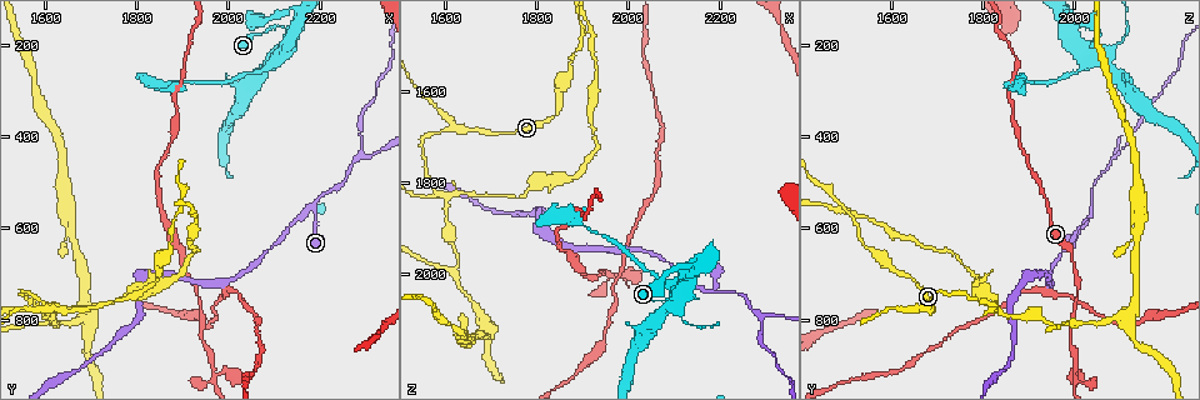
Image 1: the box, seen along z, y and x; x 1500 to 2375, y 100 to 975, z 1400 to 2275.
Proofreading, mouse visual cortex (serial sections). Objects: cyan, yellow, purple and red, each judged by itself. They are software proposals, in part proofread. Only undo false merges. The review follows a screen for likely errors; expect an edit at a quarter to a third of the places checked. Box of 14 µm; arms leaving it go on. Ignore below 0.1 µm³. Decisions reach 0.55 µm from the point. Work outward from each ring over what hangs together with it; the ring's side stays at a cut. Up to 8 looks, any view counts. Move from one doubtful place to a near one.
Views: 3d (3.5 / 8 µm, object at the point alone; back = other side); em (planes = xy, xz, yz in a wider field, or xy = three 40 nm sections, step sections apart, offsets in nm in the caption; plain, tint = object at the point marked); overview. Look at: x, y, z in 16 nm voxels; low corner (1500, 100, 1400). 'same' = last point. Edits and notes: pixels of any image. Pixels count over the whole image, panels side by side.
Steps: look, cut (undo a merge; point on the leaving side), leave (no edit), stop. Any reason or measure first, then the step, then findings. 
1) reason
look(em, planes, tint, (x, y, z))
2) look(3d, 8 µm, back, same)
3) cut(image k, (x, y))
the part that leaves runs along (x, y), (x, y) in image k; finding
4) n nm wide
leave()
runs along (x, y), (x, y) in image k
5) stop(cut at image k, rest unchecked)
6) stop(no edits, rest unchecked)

look(3d, 8 µm, back, (1600, 785, 1835))

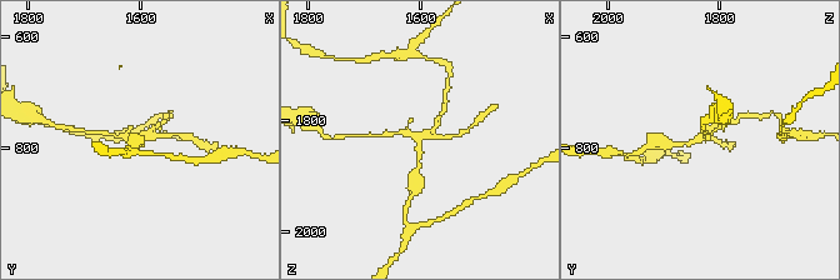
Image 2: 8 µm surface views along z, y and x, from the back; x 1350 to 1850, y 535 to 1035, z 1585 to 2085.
closer look
look(3d, 3.5 µm, (1605, 780, 1835))

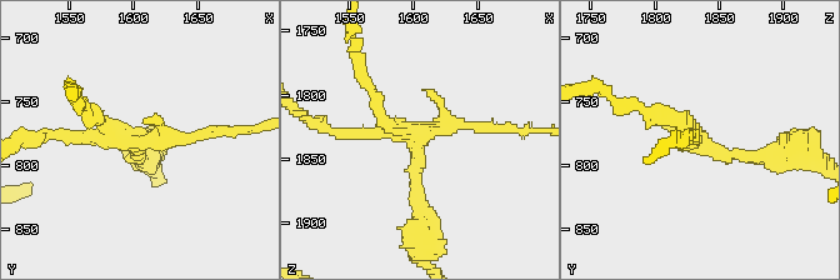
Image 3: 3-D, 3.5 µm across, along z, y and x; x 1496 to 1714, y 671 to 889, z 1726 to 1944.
need the tissue
look(em, xy, step 2, tint, (1602, 780, 1836))

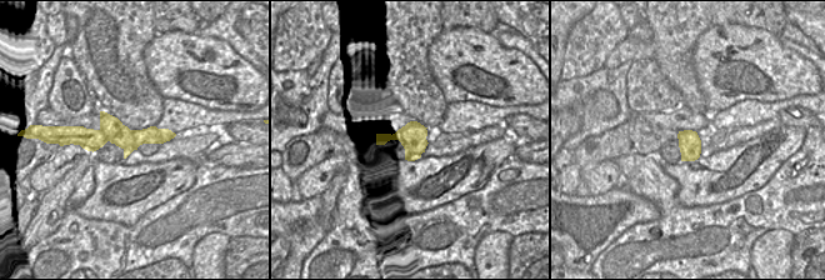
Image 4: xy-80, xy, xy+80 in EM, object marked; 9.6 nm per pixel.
260 nm wide
cut(image 3, (188, 136))
border along (99, 130), (125, 148) in image 4; a second cell is stuck on

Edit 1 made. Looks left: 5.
look(overview)

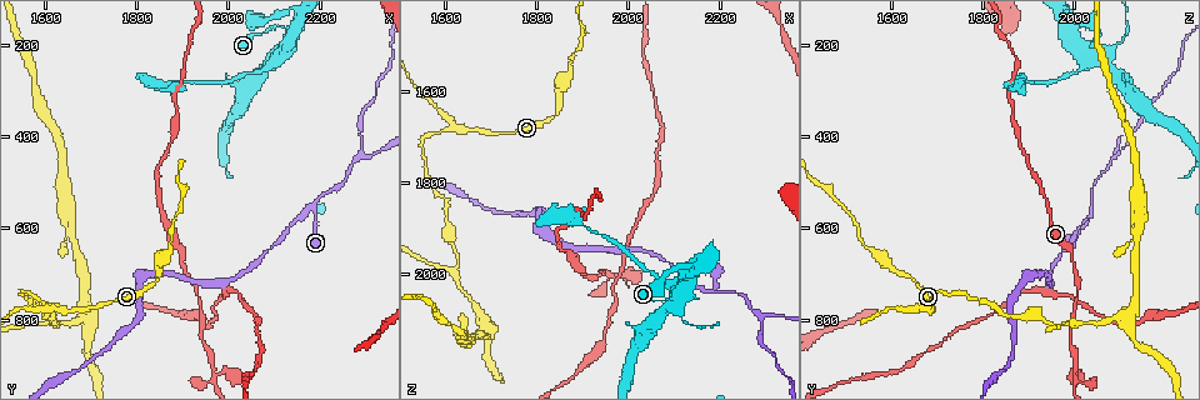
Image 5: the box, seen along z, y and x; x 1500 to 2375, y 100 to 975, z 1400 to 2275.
side arm on a straight run
look(3d, 3.5 µm, (1610, 770, 1685))

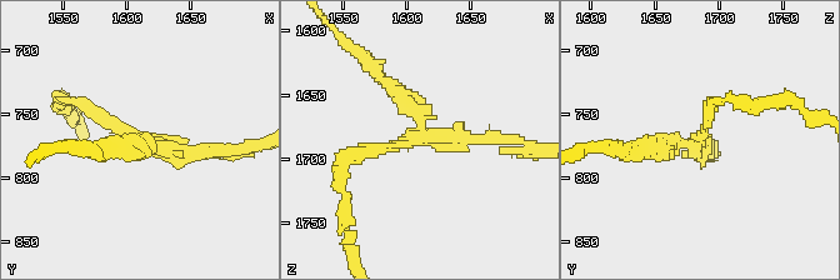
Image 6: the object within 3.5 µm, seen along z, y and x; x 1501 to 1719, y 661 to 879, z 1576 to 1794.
3 arms; arms of 150, 150, 250 nm; shape alone is not enough
look(em, xy, step 5, tint, (1608, 770, 1684))

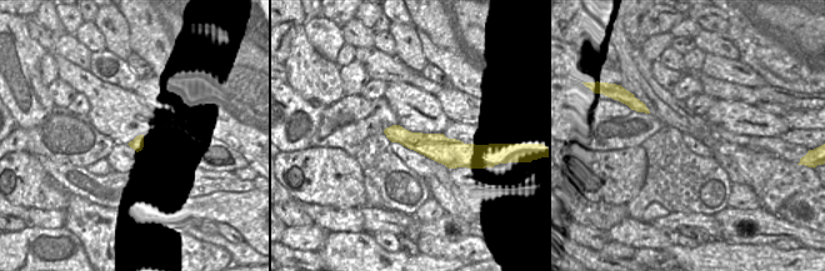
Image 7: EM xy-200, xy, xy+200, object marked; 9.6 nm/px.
240 nm wide
cut(image 6, (126, 146))
the part that leaves runs along (139, 140), (96, 151), (58, 148) in image 6; a second cell is stuck on

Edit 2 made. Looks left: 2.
stop(cut at image 3, cut at image 6, rest unchecked)

